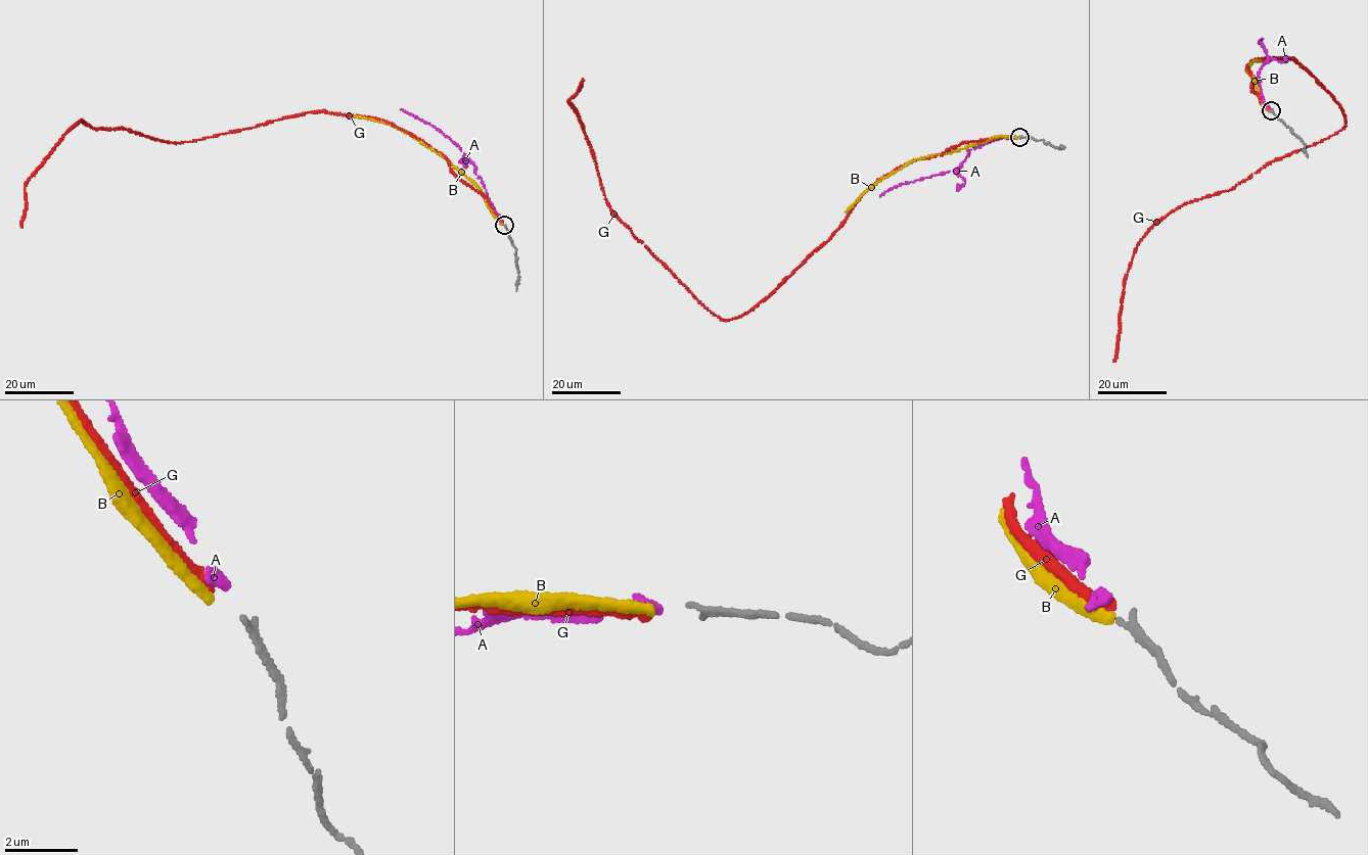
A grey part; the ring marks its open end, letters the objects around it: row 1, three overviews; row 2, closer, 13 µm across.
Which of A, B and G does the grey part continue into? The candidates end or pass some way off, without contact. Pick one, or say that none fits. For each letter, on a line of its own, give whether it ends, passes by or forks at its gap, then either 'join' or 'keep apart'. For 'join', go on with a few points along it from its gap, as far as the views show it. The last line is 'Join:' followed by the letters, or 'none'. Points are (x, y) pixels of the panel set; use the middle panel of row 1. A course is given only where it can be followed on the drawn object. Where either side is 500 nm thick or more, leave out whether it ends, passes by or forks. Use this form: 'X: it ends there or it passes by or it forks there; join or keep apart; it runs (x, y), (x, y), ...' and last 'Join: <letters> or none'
A: it ends there; join; it runs (1016, 137), (1001, 138), (973, 148), (954, 171), (900, 184), (879, 196)
B: it ends there; keep apart
G: it ends there; keep apart
Join: A

